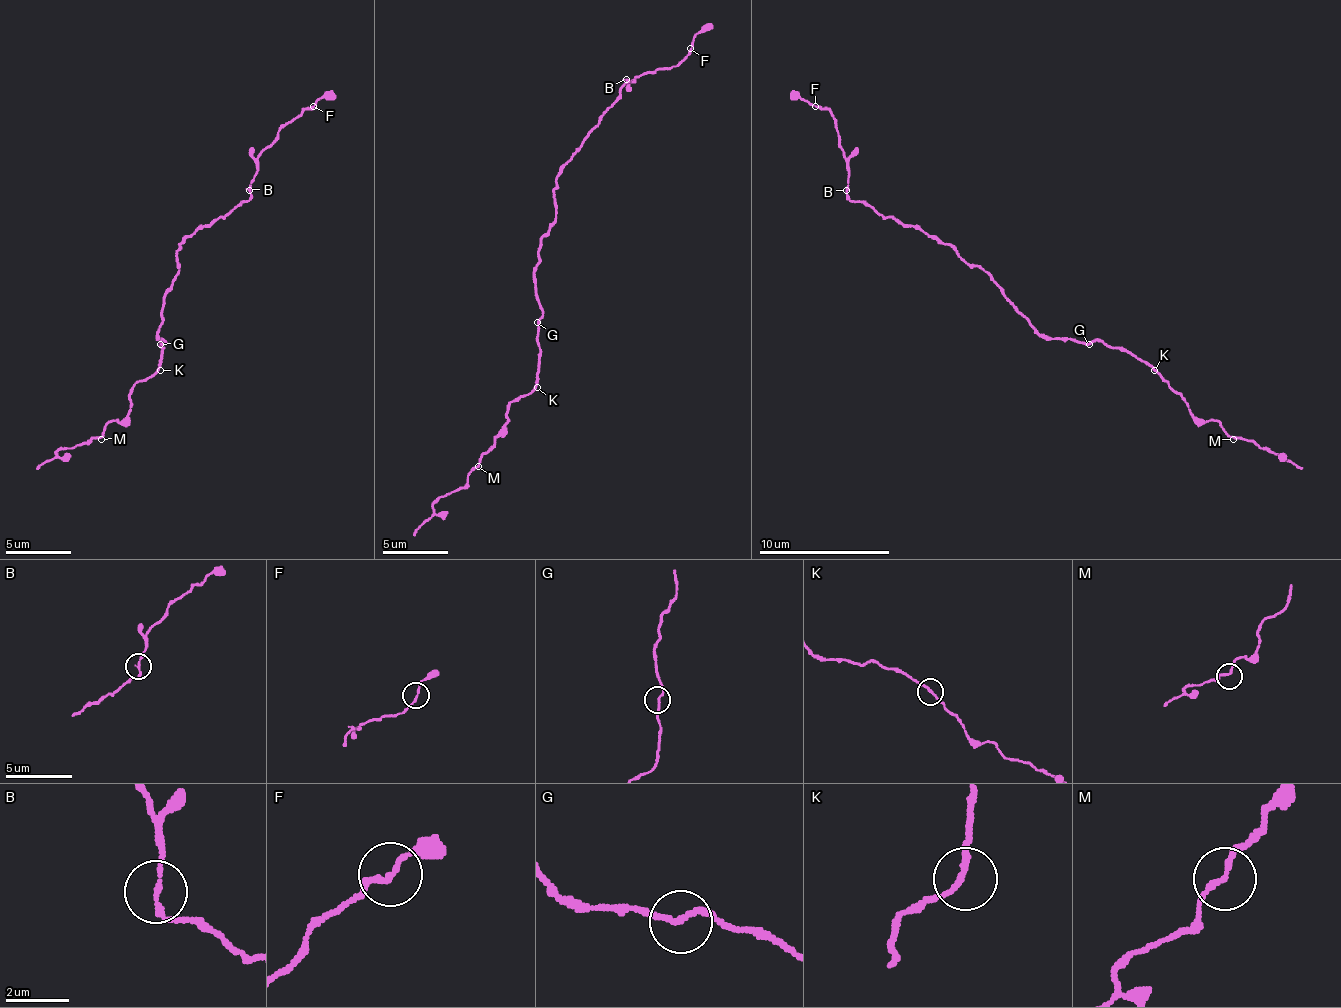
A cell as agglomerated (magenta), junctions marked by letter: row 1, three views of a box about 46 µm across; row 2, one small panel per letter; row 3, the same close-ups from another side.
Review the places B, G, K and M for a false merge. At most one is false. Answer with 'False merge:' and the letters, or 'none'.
False merge: none

